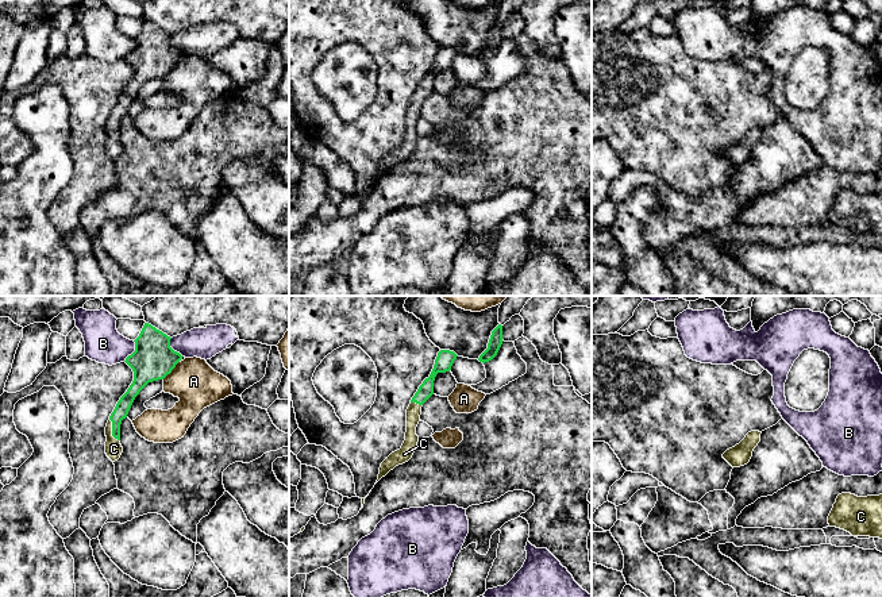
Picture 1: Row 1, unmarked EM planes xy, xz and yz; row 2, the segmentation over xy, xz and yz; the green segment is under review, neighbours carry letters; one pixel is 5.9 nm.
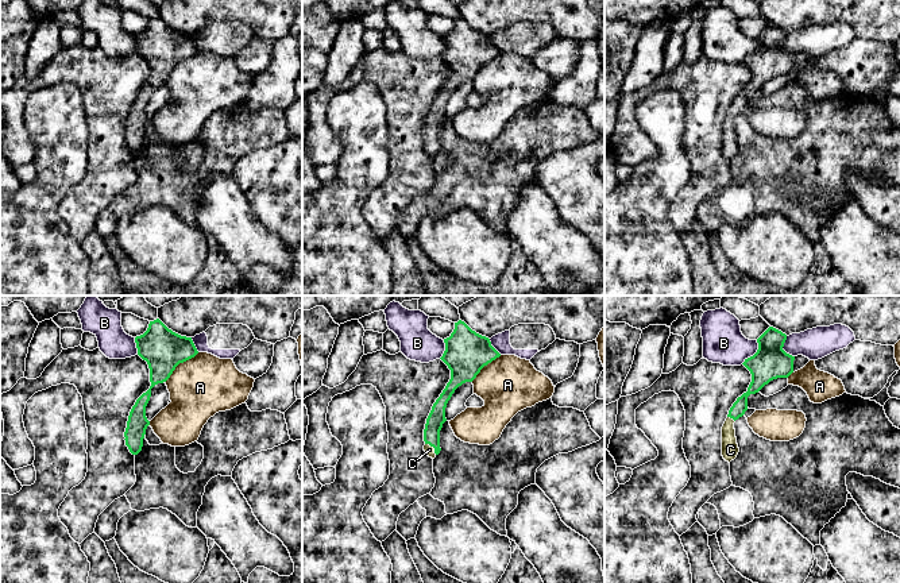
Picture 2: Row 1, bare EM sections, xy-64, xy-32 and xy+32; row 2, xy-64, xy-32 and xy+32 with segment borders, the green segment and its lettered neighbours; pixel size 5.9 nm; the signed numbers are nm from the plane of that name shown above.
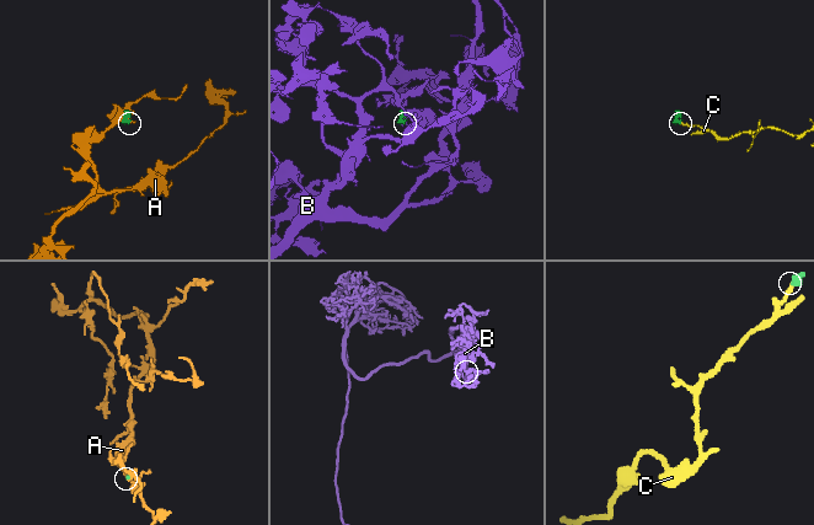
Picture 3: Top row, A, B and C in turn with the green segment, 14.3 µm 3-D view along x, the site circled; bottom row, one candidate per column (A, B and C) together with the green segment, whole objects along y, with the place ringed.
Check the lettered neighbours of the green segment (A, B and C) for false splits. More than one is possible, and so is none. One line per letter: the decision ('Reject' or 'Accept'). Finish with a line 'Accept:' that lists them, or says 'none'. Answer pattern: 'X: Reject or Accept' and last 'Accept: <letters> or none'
A: Reject
B: Reject
C: Accept
Accept: C

